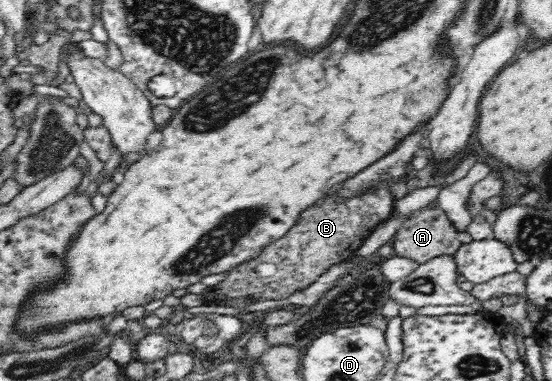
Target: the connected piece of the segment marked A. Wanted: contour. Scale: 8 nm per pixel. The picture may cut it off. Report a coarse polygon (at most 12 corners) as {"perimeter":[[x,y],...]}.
{"perimeter":[[435,201],[408,214],[393,256],[421,264],[455,254],[458,230]]}

